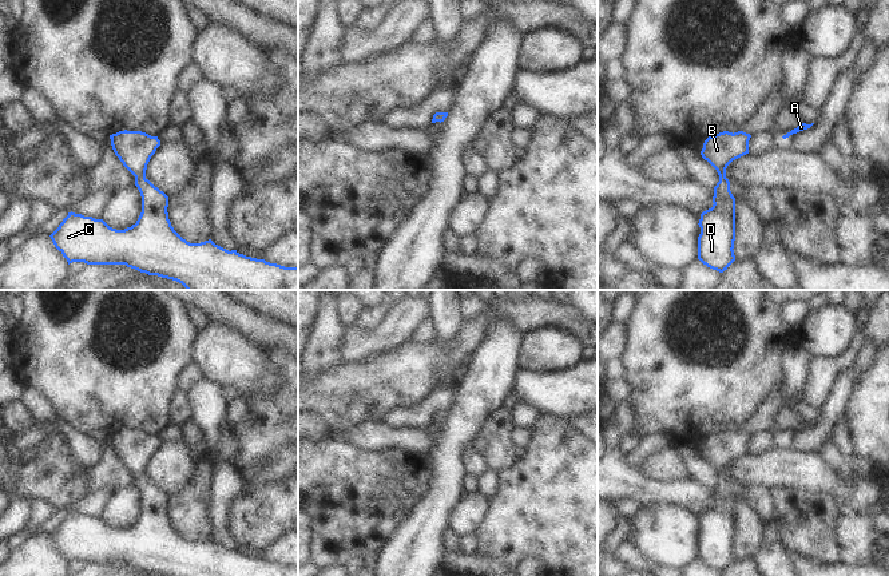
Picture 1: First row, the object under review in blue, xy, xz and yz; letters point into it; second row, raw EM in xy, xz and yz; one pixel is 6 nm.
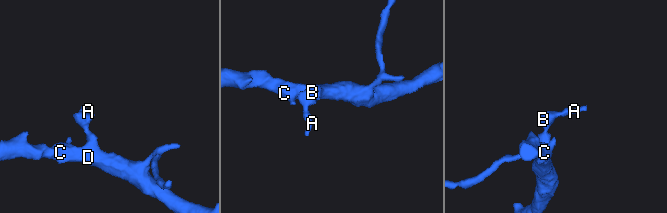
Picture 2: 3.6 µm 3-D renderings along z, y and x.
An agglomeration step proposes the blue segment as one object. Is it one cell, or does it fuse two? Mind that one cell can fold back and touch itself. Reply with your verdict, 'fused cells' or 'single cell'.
single cell

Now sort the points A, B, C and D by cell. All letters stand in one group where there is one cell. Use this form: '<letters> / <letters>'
A B C D

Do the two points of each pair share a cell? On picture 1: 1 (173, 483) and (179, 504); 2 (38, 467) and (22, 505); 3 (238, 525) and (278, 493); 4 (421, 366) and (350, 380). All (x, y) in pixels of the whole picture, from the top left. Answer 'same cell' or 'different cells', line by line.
1: different cells
2: different cells
3: same cell
4: same cell

